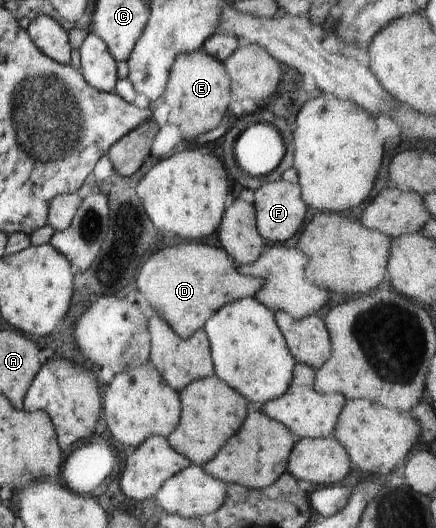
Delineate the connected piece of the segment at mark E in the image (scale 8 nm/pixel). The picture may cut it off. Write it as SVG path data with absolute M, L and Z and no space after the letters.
M203 49L183 54L174 60L163 95L170 109L167 122L177 126L182 140L187 142L214 130L226 115L232 100L230 78L224 63L208 56Z

